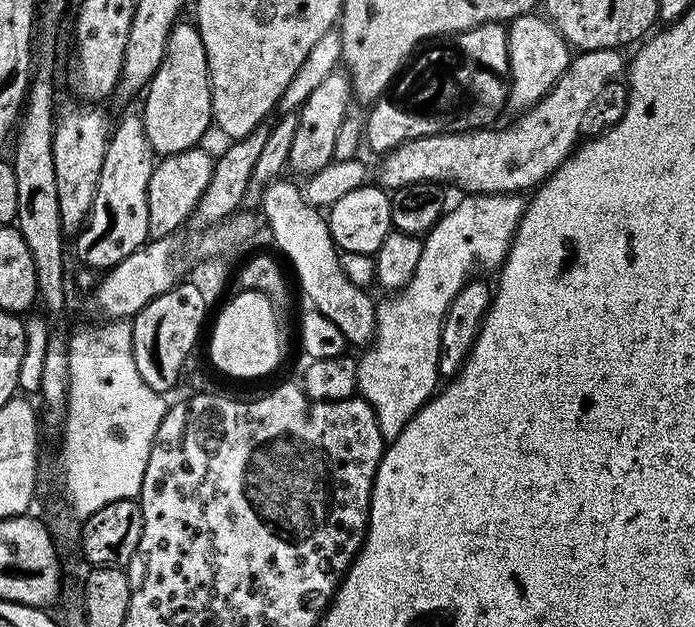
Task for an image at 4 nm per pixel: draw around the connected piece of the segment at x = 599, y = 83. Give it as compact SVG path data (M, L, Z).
M599 48L593 52L577 51L566 70L554 82L554 86L546 93L537 104L530 108L525 108L523 112L515 117L516 124L509 128L500 129L500 126L493 126L487 130L452 130L447 134L438 136L427 136L406 142L402 146L392 149L383 157L380 164L379 187L385 190L395 190L410 186L411 184L445 182L449 180L452 184L464 188L465 193L498 194L499 192L515 192L517 194L527 193L544 183L548 177L558 170L558 166L572 155L577 147L578 139L576 135L580 132L580 127L584 124L584 119L588 116L588 111L596 104L596 99L608 88L611 80L616 80L625 75L626 56L623 51L614 48Z

